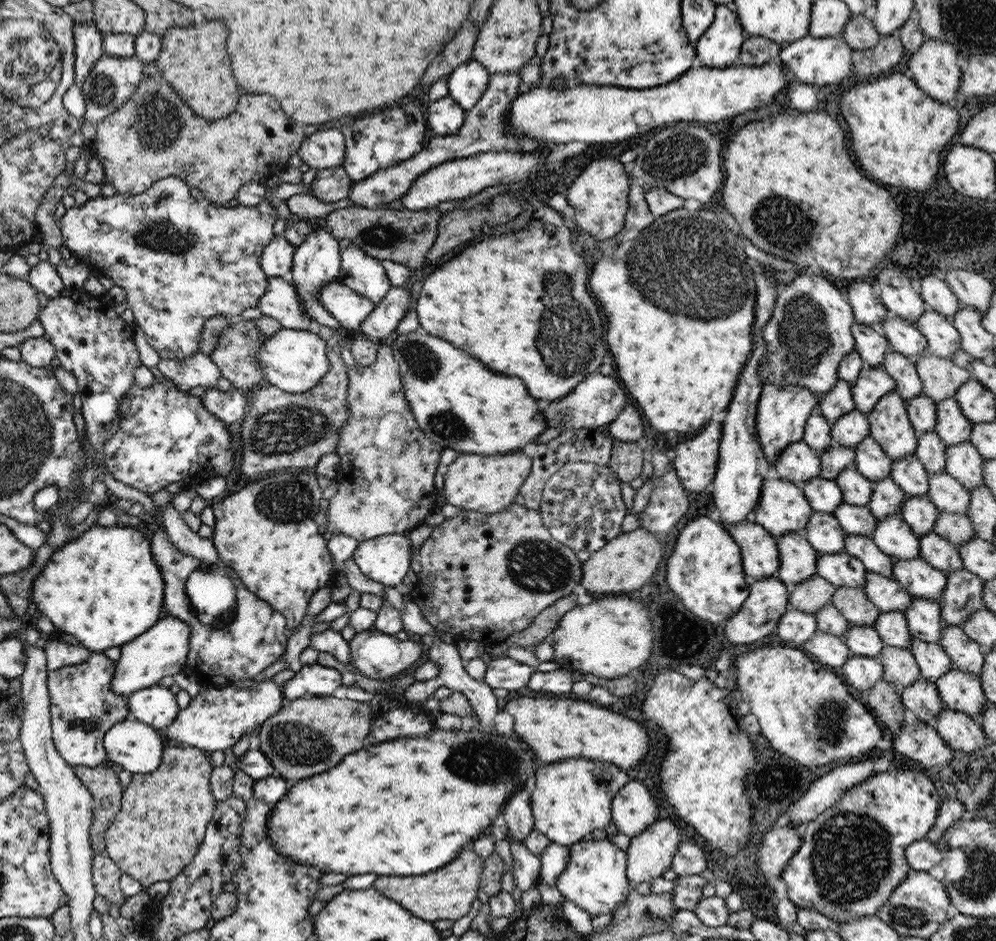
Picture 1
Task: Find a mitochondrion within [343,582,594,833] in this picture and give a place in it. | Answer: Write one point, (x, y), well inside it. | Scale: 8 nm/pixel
(474, 760)

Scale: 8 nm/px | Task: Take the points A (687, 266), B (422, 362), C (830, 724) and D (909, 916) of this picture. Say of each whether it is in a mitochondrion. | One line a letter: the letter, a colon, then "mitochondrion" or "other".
A: mitochondrion
B: mitochondrion
C: mitochondrion
D: mitochondrion

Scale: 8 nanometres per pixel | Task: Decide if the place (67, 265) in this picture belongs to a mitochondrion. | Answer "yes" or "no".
no

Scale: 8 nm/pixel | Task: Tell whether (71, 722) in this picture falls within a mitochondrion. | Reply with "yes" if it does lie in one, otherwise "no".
yes

